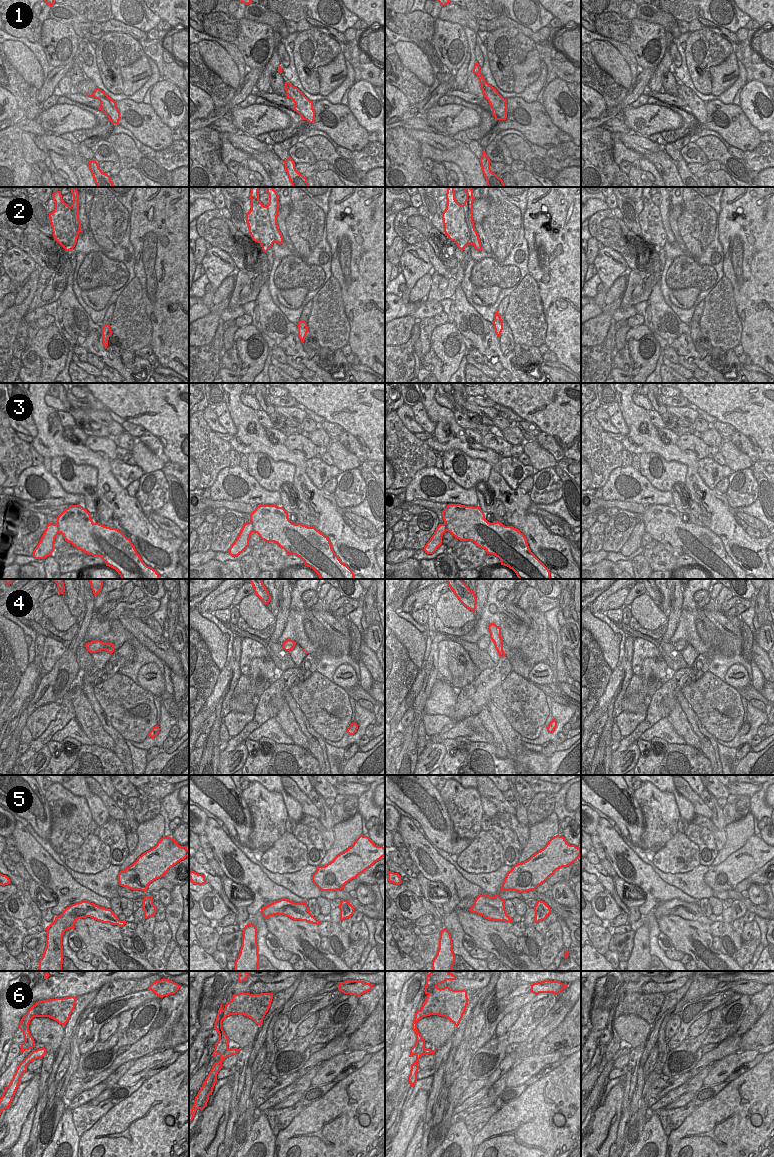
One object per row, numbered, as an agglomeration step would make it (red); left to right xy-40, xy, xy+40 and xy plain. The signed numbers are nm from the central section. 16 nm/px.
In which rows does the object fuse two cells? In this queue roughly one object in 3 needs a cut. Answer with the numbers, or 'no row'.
1, 6

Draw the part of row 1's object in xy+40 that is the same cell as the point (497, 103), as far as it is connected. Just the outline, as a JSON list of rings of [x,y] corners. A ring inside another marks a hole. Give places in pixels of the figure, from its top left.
[[[484,80],[482,92],[490,104],[490,108],[492,109],[492,115],[495,117],[495,119],[506,120],[507,99],[504,99],[494,87],[486,82],[486,80]]]

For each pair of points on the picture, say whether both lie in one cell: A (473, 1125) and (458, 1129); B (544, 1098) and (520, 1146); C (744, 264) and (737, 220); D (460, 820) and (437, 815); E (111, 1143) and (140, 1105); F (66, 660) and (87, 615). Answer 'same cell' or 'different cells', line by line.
A: different cells
B: same cell
C: same cell
D: different cells
E: same cell
F: same cell

